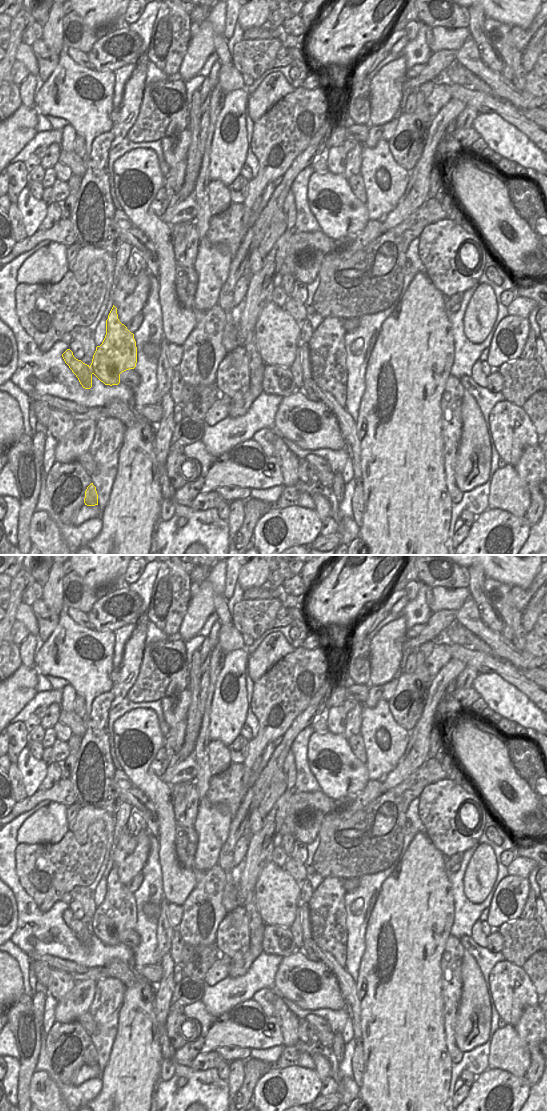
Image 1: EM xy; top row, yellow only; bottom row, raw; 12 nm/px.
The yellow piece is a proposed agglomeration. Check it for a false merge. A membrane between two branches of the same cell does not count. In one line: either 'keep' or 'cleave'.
cleave

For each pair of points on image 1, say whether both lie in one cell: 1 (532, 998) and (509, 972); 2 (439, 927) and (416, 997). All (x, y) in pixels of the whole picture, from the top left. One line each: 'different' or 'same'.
1: same
2: same

